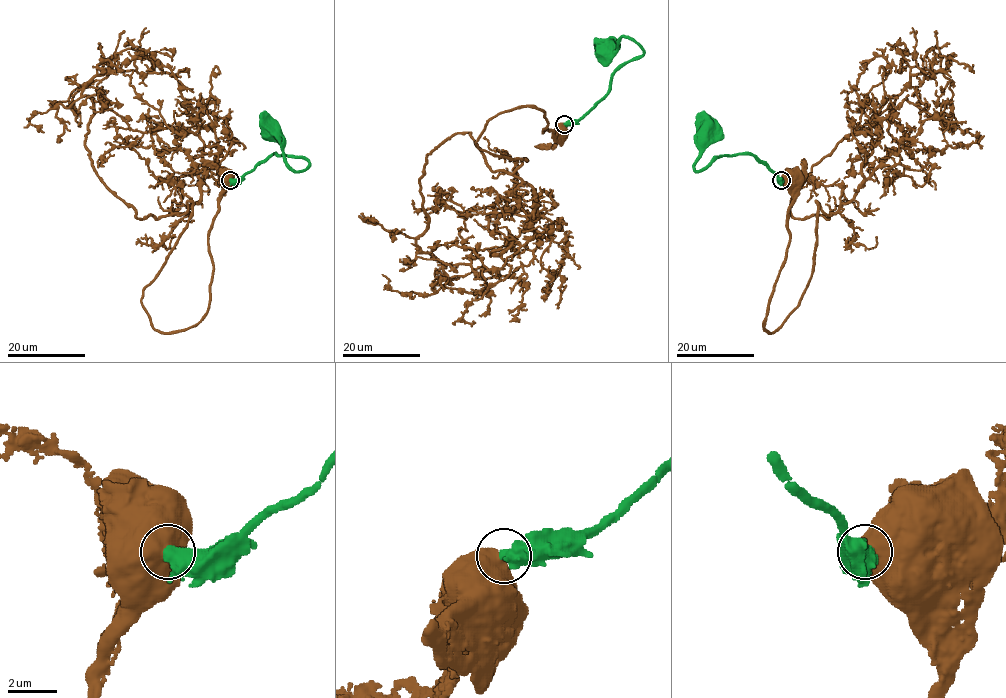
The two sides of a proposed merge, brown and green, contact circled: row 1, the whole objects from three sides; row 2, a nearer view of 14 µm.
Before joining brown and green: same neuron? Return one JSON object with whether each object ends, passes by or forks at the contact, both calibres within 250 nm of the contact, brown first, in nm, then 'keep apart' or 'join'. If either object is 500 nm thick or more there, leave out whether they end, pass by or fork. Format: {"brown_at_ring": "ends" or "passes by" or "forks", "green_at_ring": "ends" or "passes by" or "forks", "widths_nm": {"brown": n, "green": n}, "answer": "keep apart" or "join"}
{"widths_nm": {"brown": 850, "green": 460}, "answer": "keep apart"}

